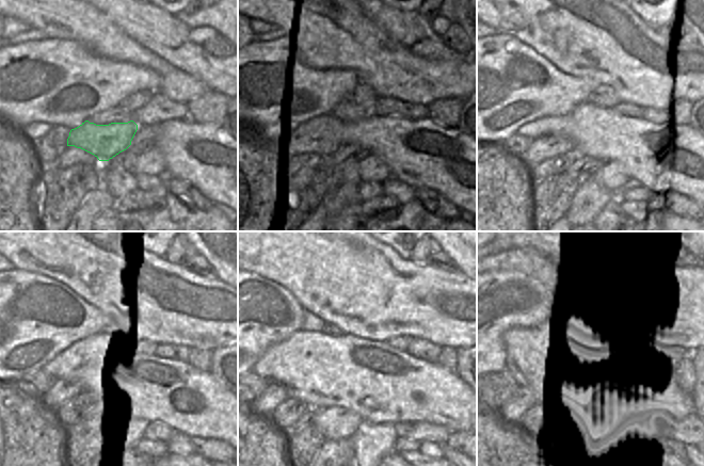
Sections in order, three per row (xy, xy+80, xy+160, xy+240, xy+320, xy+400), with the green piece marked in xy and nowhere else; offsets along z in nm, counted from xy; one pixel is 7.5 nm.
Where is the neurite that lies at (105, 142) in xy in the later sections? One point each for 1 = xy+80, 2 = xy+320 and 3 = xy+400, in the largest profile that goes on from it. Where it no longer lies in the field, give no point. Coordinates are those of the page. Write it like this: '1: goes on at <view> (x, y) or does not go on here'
1: goes on at xy+80 (323, 135)
2: goes on at xy+320 (262, 405)
3: goes on at xy+400 (512, 400)

